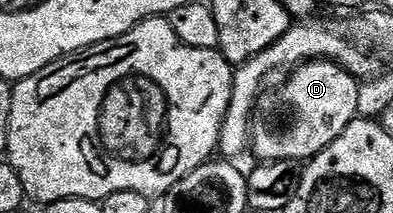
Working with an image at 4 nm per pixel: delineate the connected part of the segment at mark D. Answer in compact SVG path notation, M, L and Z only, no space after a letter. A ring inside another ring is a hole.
M303 63L289 77L277 95L277 108L270 113L269 120L252 128L251 151L258 155L258 160L278 163L314 159L341 136L351 120L358 118L358 80L337 64Z

